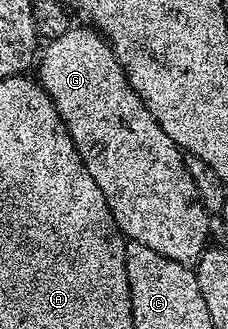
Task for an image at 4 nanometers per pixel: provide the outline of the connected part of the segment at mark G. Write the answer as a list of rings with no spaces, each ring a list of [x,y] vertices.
[[[70,28],[63,36],[50,38],[44,43],[35,66],[36,81],[55,104],[66,132],[71,136],[79,156],[85,161],[87,172],[91,172],[95,184],[99,184],[99,192],[103,192],[117,227],[126,239],[147,244],[147,248],[155,248],[155,252],[176,262],[196,263],[210,241],[210,215],[201,203],[201,197],[197,195],[186,155],[171,140],[171,136],[159,128],[155,116],[147,112],[143,100],[139,100],[131,88],[129,78],[108,41],[92,28],[81,29],[85,30]]]

